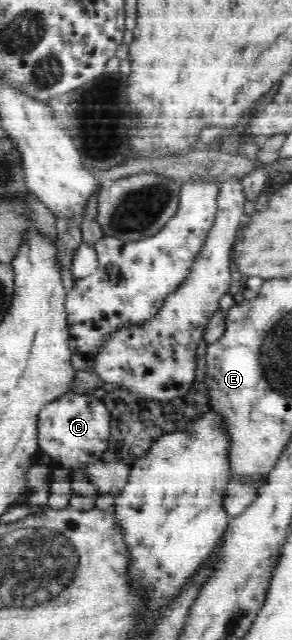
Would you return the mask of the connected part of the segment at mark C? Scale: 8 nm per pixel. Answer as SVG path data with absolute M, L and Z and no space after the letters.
M70 392L40 410L36 428L37 450L52 457L51 470L55 468L80 470L82 464L100 461L104 452L108 450L111 419L111 411L101 399Z

